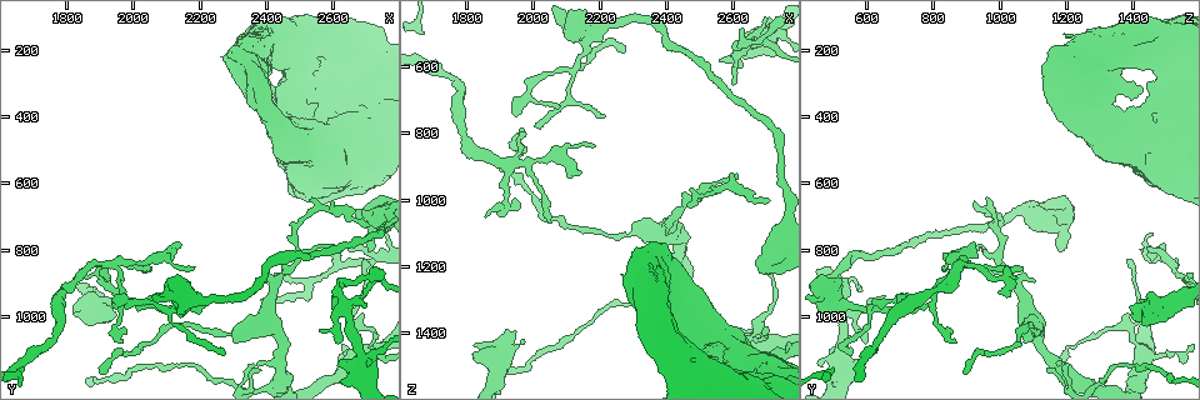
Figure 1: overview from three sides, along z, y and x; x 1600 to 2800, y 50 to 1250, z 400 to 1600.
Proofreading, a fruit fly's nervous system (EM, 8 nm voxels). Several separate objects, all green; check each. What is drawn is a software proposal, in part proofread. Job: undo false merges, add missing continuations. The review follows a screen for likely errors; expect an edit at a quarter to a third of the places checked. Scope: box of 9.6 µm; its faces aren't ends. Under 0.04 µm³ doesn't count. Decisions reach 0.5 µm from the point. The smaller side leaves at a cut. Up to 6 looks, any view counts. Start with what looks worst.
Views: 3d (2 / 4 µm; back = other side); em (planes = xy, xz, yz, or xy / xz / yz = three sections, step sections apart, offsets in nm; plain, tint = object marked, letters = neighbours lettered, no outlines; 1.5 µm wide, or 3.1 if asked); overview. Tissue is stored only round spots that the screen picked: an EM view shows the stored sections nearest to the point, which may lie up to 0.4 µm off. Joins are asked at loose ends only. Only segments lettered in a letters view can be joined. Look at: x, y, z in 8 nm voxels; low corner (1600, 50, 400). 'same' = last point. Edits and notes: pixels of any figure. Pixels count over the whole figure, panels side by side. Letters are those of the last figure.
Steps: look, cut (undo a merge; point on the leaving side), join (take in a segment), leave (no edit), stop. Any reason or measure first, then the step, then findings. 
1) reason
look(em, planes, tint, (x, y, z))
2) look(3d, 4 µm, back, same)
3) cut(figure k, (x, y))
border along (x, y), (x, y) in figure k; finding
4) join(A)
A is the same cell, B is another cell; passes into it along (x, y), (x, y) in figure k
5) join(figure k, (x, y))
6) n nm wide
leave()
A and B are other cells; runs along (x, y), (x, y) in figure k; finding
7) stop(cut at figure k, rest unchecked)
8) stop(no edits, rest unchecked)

tapers out
look(em, xz, step 4, letters, (2270, 1120, 550))

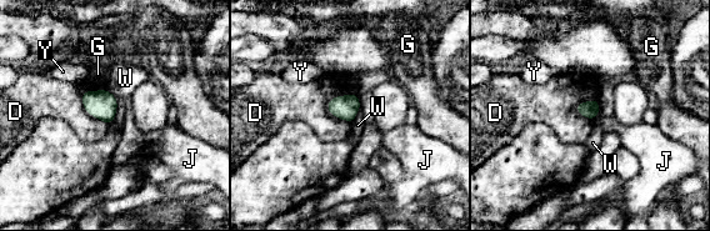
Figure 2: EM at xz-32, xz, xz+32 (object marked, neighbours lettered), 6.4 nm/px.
another direction
look(em, planes, letters, same)

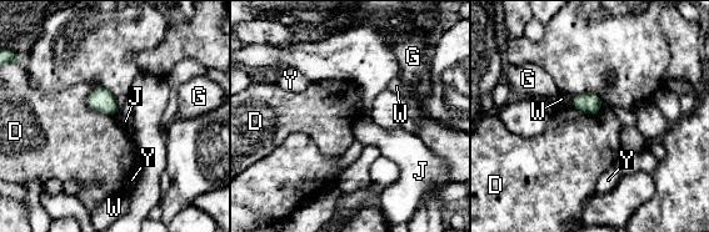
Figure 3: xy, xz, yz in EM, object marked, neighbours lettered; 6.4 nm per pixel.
leave()
D, G, J, W and Y are other cells; border along (95, 87), (89, 105), (114, 116) in figure 3; no lettered segment goes on from it

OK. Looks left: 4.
calibre changes
look(3d, 4 µm, (1890, 940, 1540))

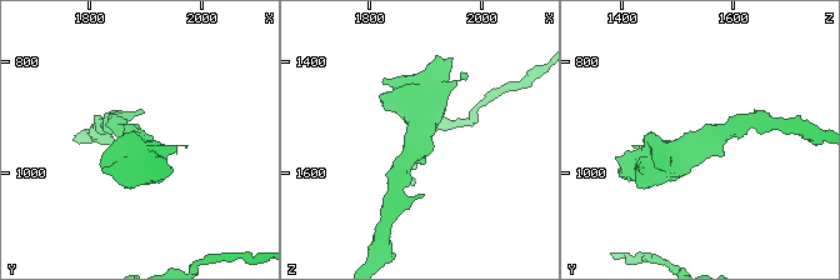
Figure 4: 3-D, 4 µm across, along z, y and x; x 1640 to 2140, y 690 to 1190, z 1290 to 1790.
look(em, planes, letters, (1890, 950, 1545))

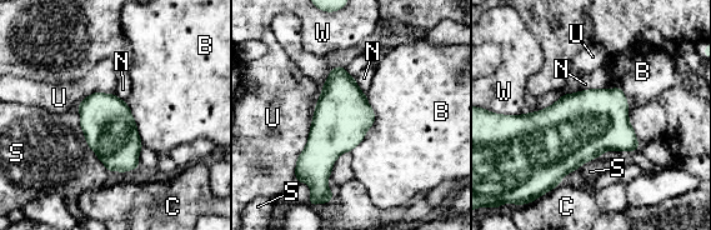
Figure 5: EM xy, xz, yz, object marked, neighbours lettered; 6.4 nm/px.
U touches over 600 nm
leave()
B, C, N, S, U and W are other cells; border along (366, 94), (374, 124), (350, 151) in figure 5; continuous, no second neuron

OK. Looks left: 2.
free end
look(em, yz, step 4, letters, (2710, 800, 1190))

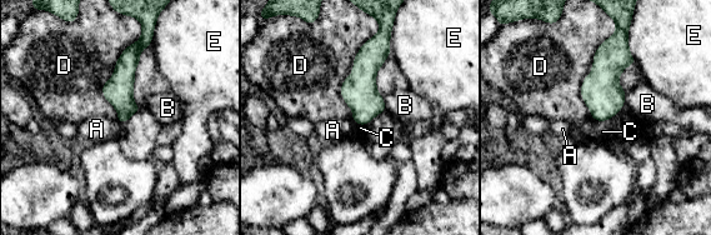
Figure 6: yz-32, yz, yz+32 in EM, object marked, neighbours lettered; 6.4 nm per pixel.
leave()
A, B, C, D and E are other cells; no lettered segment goes on from it

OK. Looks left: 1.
stop(no edits, rest unchecked)

